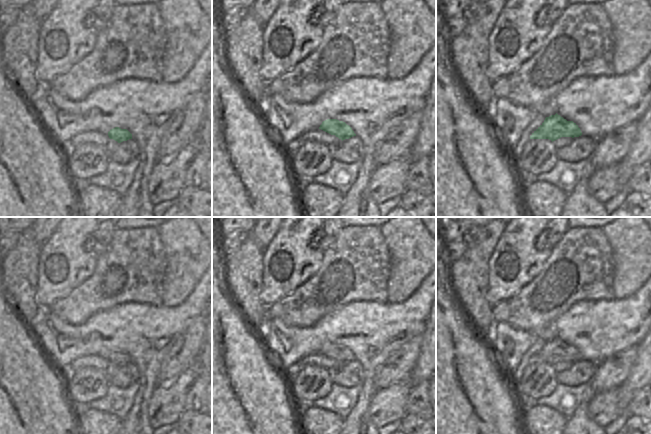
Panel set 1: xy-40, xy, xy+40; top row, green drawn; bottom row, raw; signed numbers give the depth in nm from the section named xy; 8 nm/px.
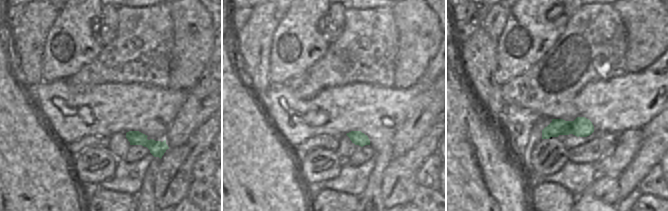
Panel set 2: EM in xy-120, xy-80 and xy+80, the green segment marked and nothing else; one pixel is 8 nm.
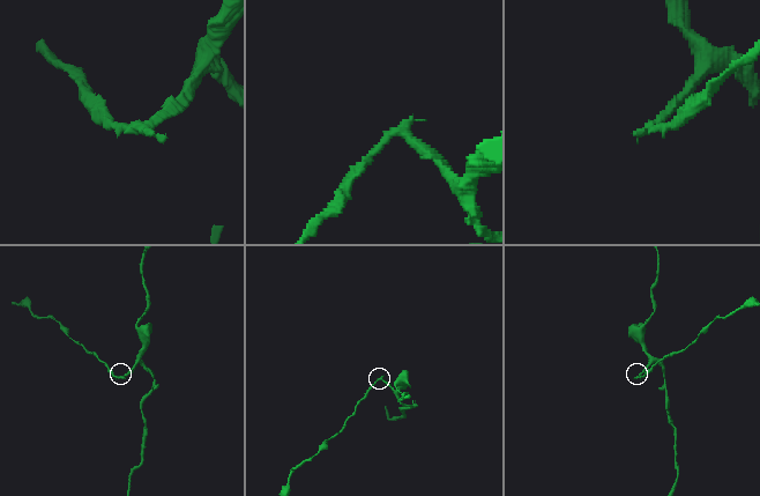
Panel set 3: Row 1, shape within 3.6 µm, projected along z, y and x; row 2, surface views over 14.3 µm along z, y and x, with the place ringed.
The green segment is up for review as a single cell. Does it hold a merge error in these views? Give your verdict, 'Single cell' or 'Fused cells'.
Fused cells.

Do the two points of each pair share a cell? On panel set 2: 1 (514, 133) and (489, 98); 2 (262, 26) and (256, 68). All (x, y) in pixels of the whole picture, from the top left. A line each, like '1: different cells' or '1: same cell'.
1: different cells
2: same cell

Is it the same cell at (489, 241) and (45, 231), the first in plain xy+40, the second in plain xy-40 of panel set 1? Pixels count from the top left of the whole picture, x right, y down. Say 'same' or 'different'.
same

